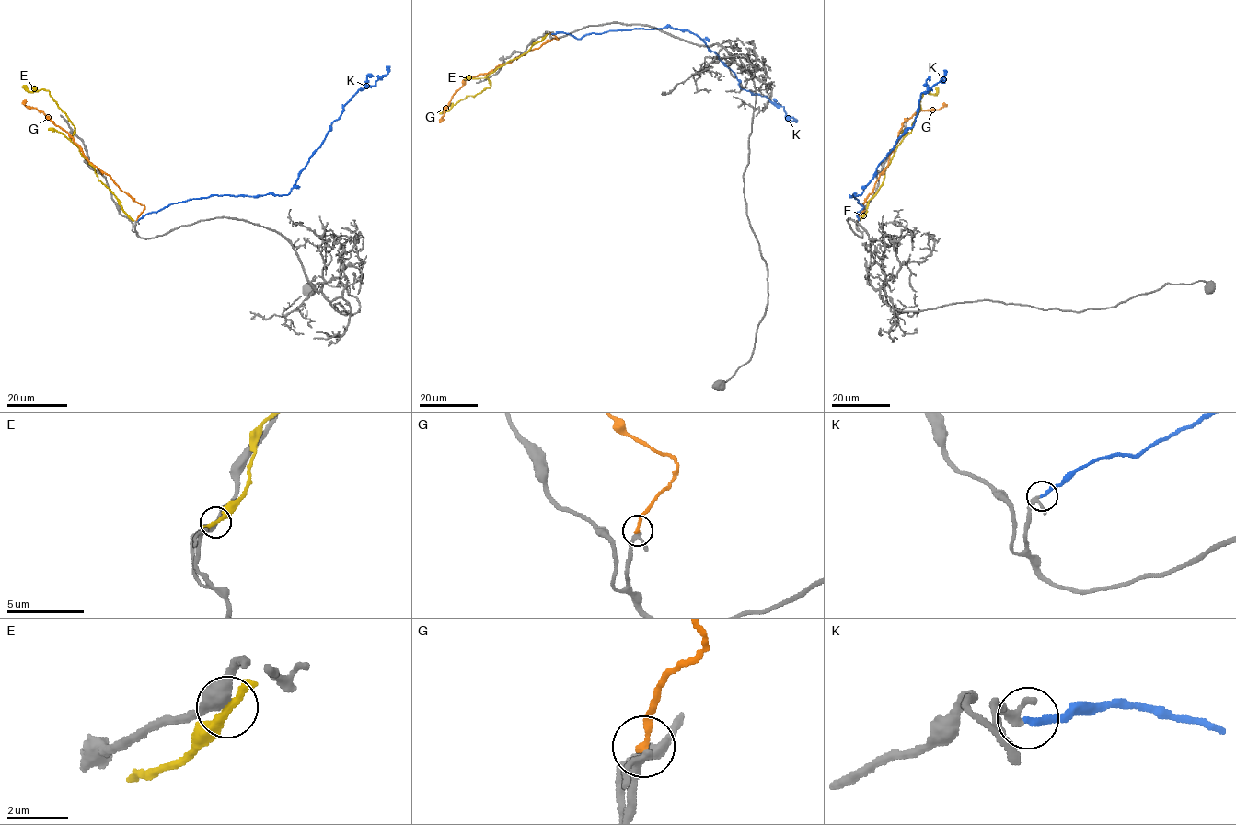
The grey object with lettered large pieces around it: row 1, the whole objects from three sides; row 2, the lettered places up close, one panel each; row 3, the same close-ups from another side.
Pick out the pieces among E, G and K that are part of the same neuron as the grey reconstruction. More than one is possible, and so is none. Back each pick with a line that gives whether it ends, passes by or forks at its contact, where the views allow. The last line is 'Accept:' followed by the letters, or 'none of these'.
Accept: none of these

